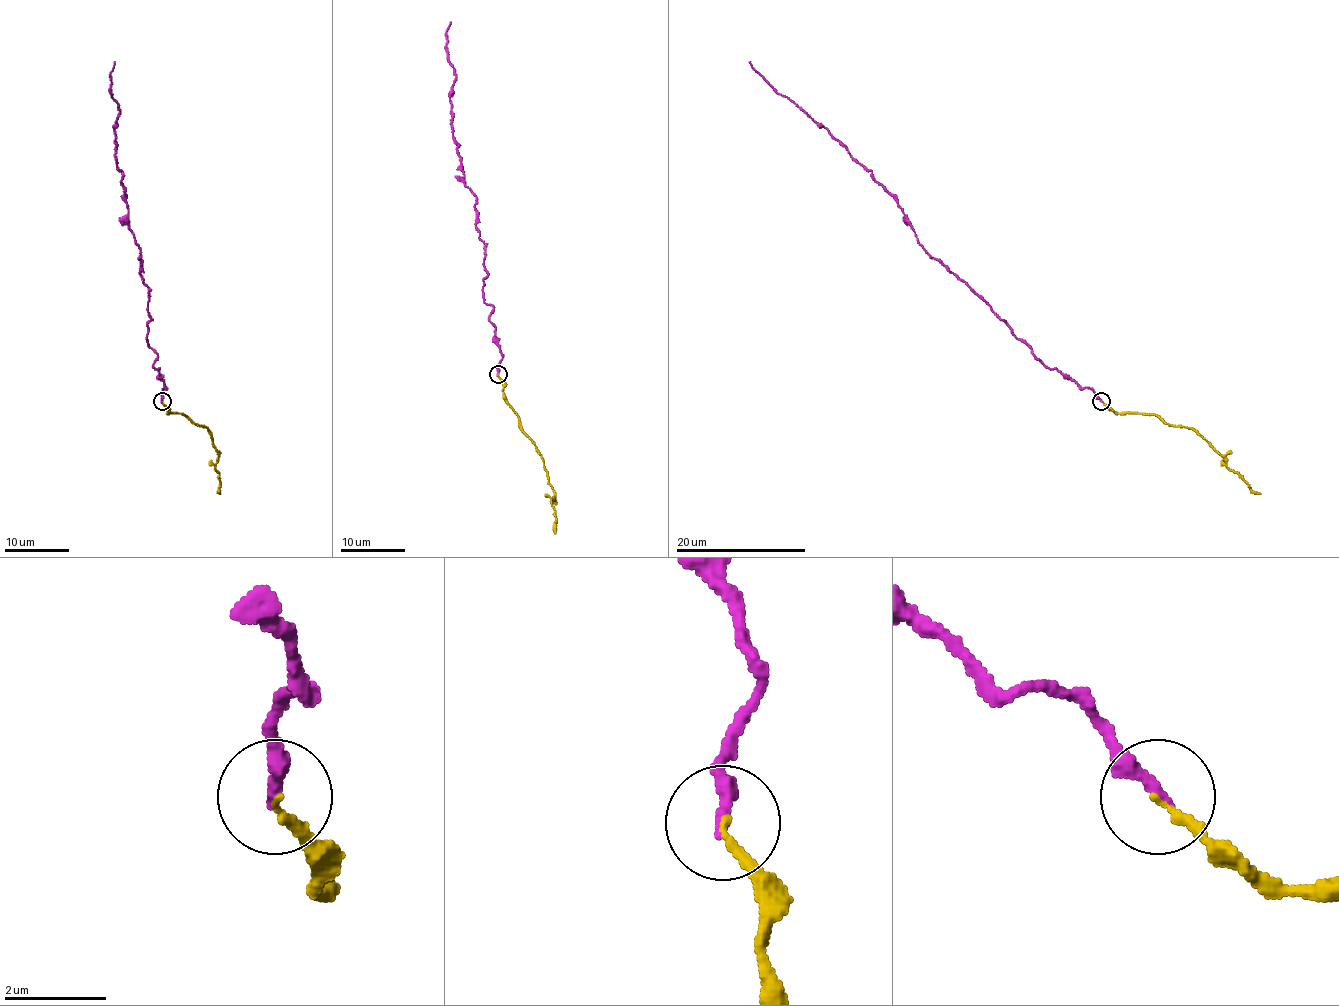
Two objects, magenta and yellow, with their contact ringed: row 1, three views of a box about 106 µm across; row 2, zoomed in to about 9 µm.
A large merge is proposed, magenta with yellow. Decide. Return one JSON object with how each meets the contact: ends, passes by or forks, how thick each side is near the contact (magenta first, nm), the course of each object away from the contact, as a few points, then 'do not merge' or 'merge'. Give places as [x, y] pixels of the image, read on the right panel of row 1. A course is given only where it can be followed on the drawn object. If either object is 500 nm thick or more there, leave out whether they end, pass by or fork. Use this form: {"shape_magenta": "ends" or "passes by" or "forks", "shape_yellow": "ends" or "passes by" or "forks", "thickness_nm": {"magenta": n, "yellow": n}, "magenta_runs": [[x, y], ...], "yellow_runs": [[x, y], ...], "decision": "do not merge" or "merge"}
{"shape_magenta": "ends", "shape_yellow": "ends", "thickness_nm": {"magenta": 280, "yellow": 150}, "magenta_runs": [[1102, 402], [1092, 390], [1045, 366], [964, 282], [933, 259], [871, 173], [750, 61]], "yellow_runs": [[1102, 402], [1115, 411], [1159, 415], [1173, 426], [1194, 429], [1253, 491], [1261, 494]], "decision": "merge"}

